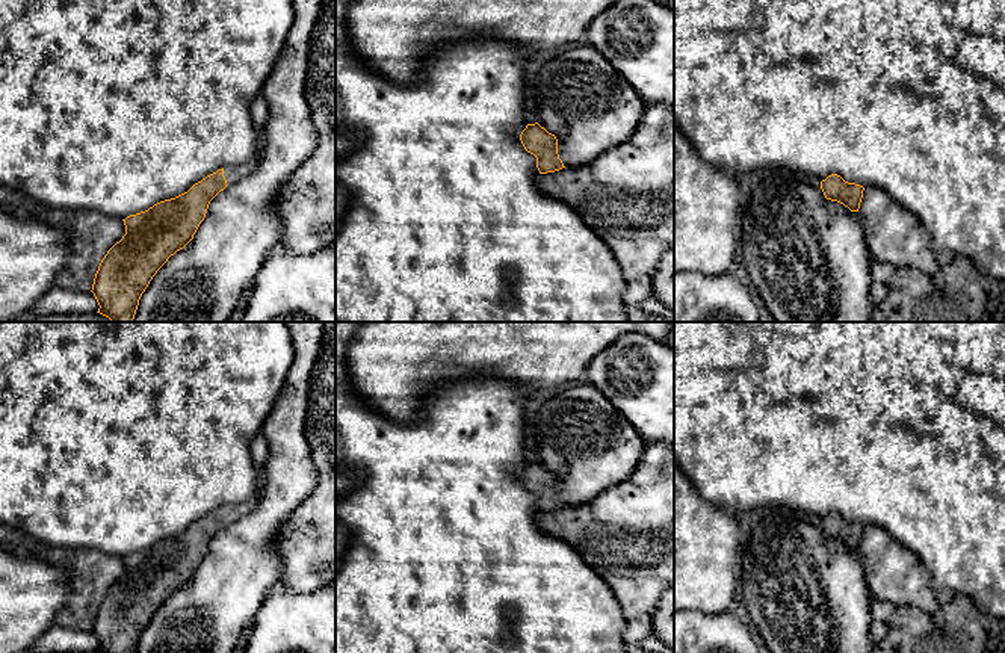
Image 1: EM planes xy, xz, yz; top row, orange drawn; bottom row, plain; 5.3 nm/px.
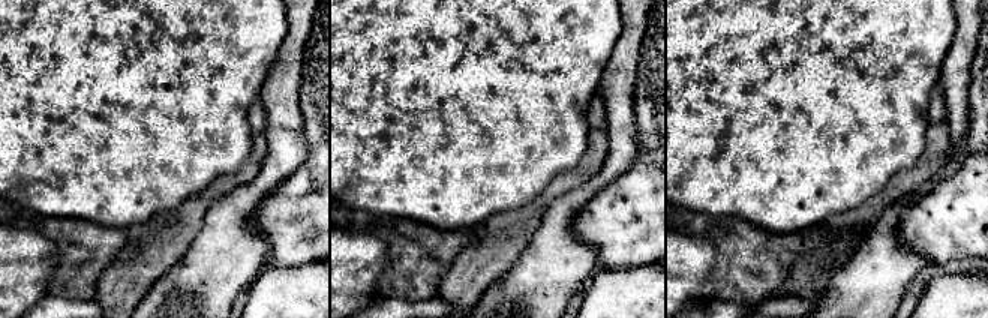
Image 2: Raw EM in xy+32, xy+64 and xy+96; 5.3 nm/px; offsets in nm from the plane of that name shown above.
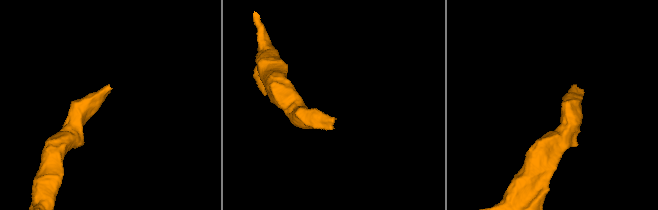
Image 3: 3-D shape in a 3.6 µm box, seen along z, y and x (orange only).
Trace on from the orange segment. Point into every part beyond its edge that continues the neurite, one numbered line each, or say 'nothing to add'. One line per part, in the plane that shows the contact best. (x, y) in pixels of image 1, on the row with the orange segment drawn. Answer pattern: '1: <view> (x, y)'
1: xy (235, 173)

